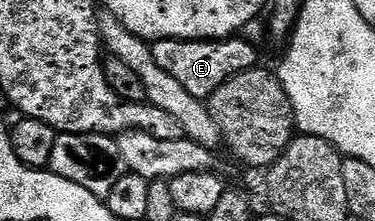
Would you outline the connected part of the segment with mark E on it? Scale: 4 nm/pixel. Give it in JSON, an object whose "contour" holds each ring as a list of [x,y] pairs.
{"contour":[[[242,38],[160,39],[153,44],[154,60],[156,65],[160,65],[160,69],[164,69],[164,73],[169,73],[175,81],[180,81],[180,85],[184,85],[184,89],[188,89],[188,93],[192,93],[192,97],[206,101],[209,100],[212,93],[216,93],[216,89],[220,89],[220,85],[224,85],[224,81],[236,77],[236,73],[251,71],[254,67],[259,66],[257,49],[248,40]]]}

